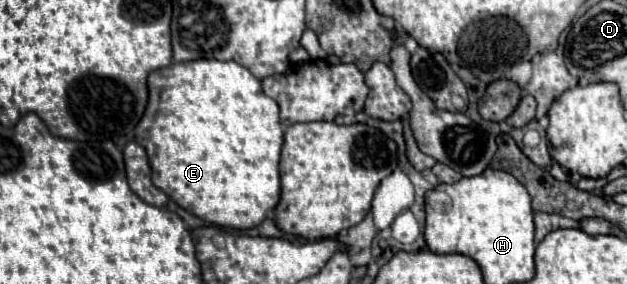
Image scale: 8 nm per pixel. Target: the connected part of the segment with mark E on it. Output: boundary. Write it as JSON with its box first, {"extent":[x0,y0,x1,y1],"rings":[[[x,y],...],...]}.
{"extent":[136,59,284,229],"rings":[[[198,59],[198,61],[186,61],[186,63],[174,63],[168,65],[164,69],[156,69],[150,73],[148,77],[148,89],[150,89],[150,99],[144,111],[144,117],[140,119],[140,123],[136,125],[136,141],[146,149],[148,159],[150,159],[150,167],[152,167],[152,181],[156,183],[158,189],[162,189],[174,203],[178,203],[182,209],[194,213],[196,217],[226,227],[226,229],[254,229],[258,227],[266,215],[276,209],[278,201],[280,201],[280,173],[278,173],[278,165],[280,165],[280,149],[284,143],[284,131],[280,125],[280,111],[274,99],[270,99],[268,95],[264,95],[262,91],[262,83],[242,65],[234,63],[234,61],[216,61],[216,59]]]}

